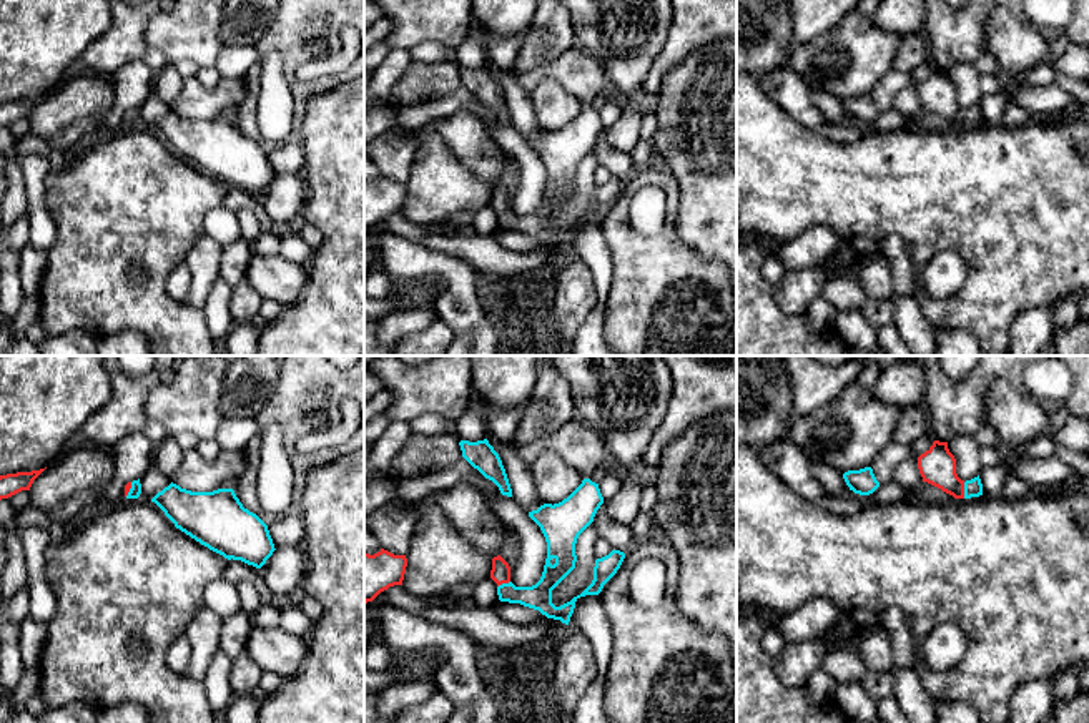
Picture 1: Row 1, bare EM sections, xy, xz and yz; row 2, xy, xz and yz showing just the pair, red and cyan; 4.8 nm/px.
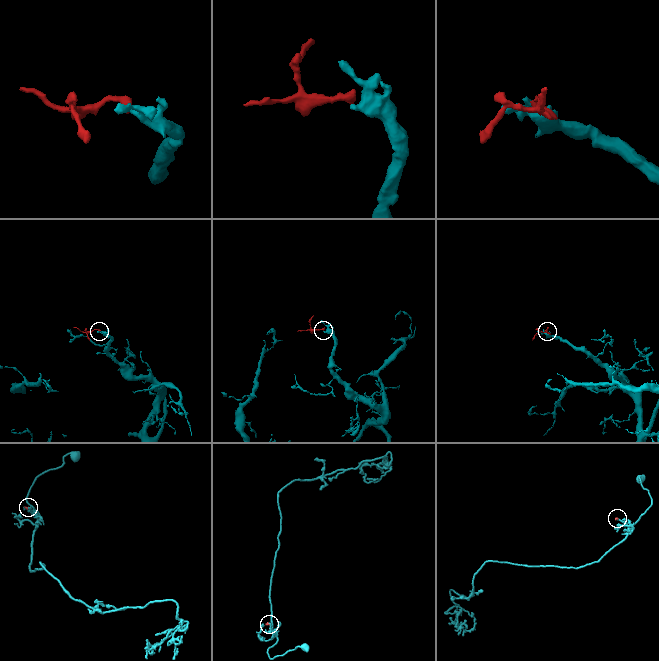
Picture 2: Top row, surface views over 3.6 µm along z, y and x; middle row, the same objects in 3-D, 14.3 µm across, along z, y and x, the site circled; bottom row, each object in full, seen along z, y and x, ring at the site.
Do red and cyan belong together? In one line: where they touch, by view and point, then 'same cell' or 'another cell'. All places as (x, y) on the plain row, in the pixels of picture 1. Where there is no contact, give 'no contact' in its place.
yz (963, 118) | same cell

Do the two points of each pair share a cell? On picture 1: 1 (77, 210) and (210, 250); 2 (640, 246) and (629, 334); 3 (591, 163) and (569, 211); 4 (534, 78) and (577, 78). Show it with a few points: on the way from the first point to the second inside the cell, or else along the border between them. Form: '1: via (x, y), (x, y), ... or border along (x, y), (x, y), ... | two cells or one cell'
1: border along (203, 233), (182, 261) | two cells
2: via (644, 268), (644, 313) | one cell
3: via (586, 175), (586, 190), (581, 200) | one cell
4: via (544, 72), (567, 72) | one cell

